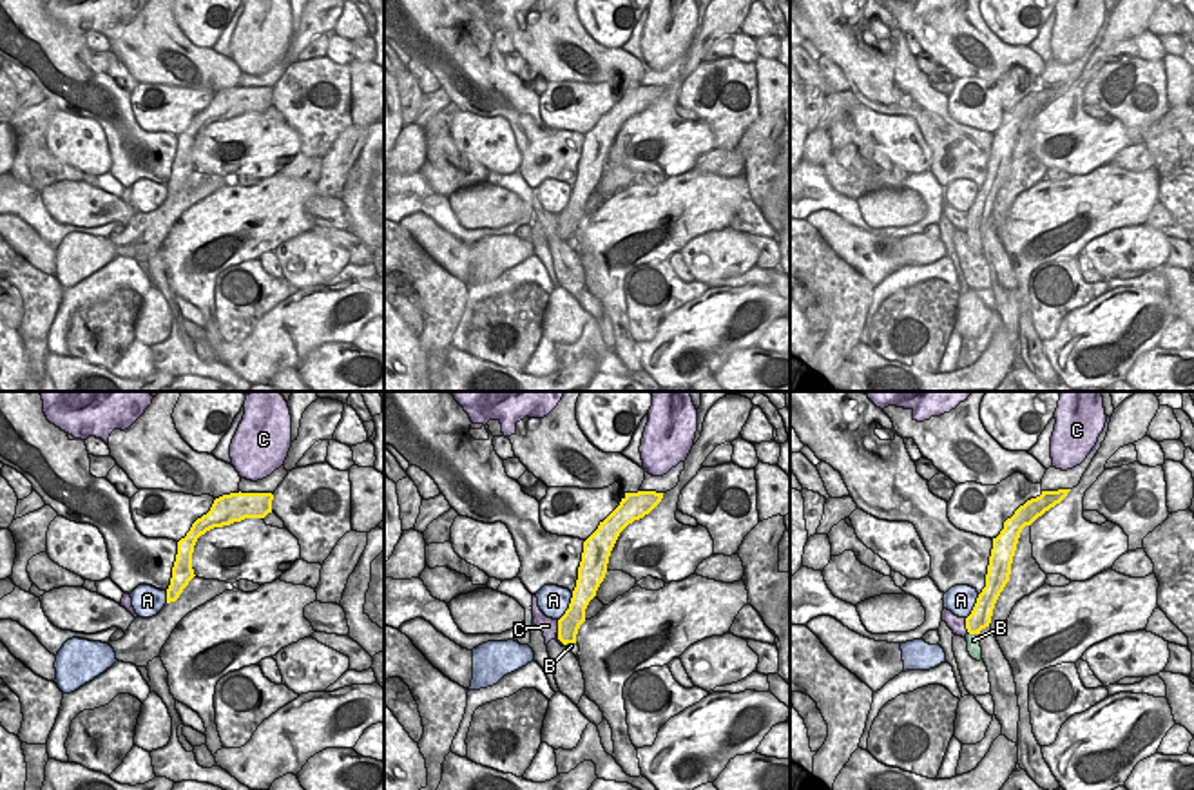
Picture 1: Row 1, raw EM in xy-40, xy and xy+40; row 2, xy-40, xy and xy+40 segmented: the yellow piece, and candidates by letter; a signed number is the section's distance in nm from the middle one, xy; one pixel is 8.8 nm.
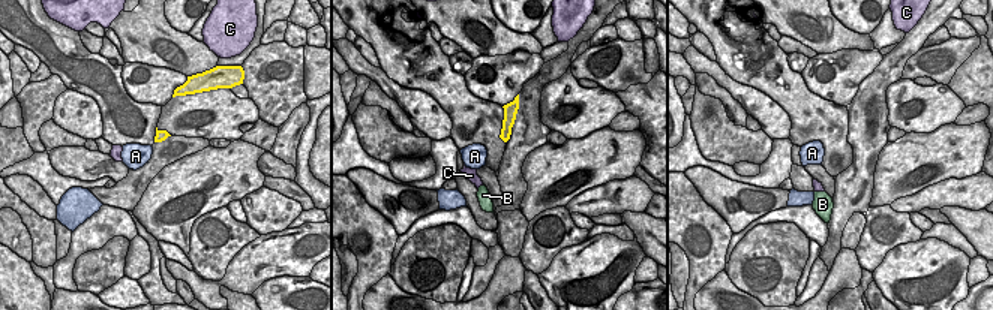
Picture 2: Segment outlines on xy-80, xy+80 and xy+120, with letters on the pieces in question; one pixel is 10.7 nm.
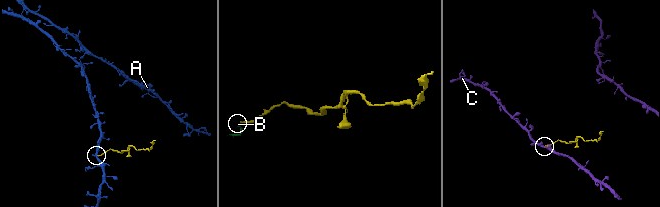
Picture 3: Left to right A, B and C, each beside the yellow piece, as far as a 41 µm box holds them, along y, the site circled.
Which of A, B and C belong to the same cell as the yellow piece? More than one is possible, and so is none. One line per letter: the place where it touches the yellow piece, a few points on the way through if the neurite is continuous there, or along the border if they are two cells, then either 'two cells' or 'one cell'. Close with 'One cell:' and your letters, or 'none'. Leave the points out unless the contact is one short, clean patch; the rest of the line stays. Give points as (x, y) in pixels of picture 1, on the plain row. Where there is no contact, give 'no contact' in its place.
A: contact xy (569, 202); border xy (573, 187), (566, 207), (558, 214); two cells
B: contact xy+40 (973, 227); way xy+40 (981, 211), (973, 218), (973, 227), (973, 234); one cell
C: contact xy+40 (966, 220); two cells
One cell: B

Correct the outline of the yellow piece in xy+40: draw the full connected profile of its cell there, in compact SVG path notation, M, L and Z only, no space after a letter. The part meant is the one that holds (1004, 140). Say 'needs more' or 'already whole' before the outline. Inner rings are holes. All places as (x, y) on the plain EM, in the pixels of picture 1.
needs more | M1071 83L1042 85L1040 91L1031 92L1020 100L1015 109L1004 116L1000 129L993 132L986 181L978 188L971 208L966 212L968 246L973 254L982 254L980 225L989 221L995 198L1009 176L1011 158L1022 123L1060 98L1069 85Z

